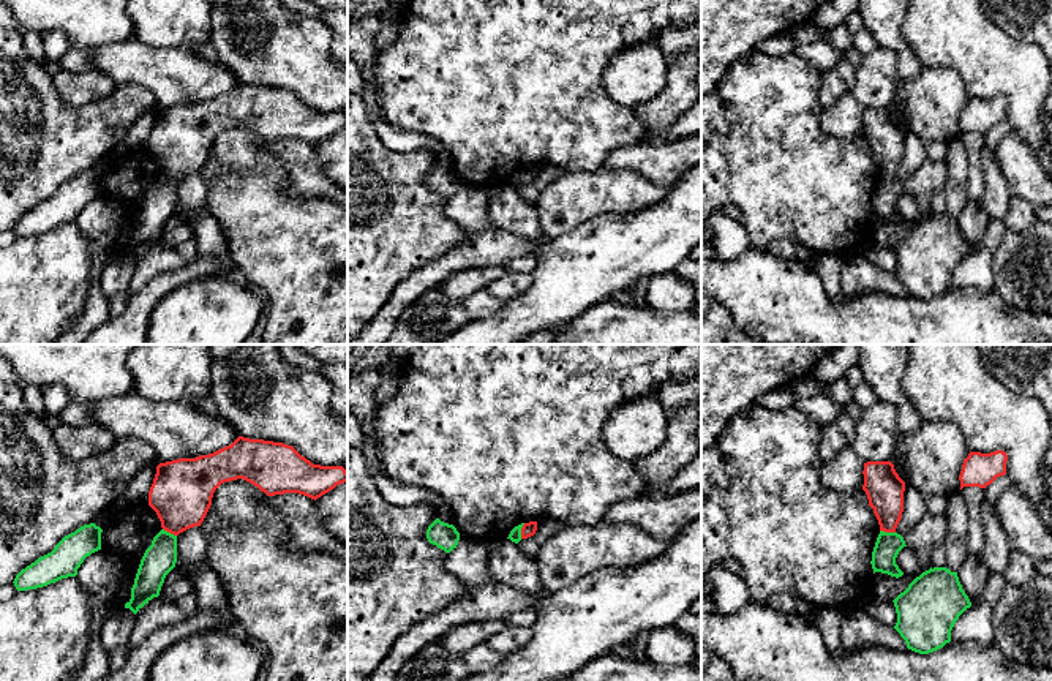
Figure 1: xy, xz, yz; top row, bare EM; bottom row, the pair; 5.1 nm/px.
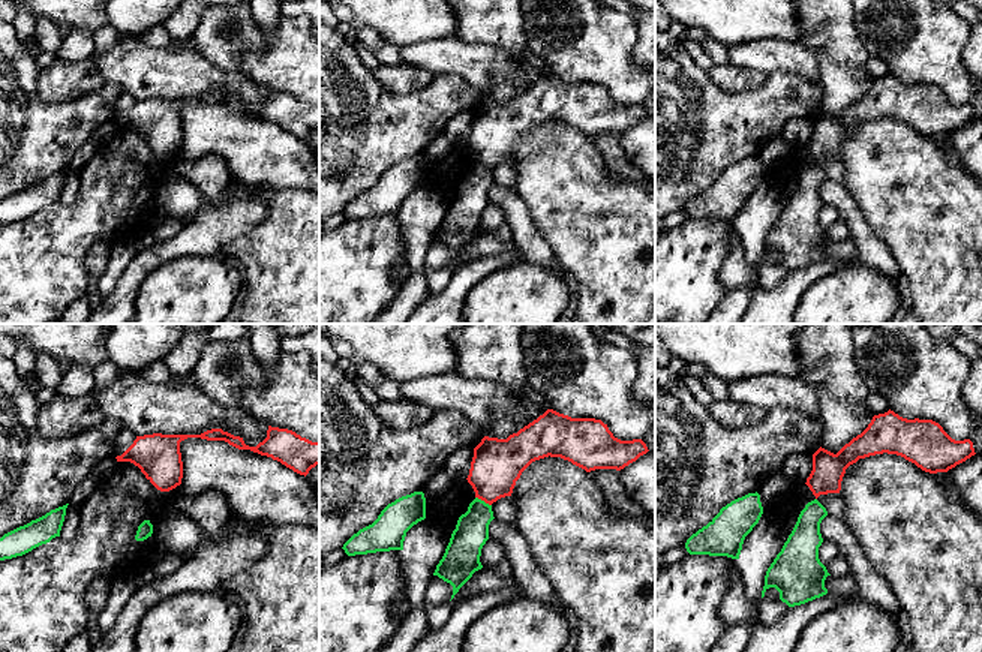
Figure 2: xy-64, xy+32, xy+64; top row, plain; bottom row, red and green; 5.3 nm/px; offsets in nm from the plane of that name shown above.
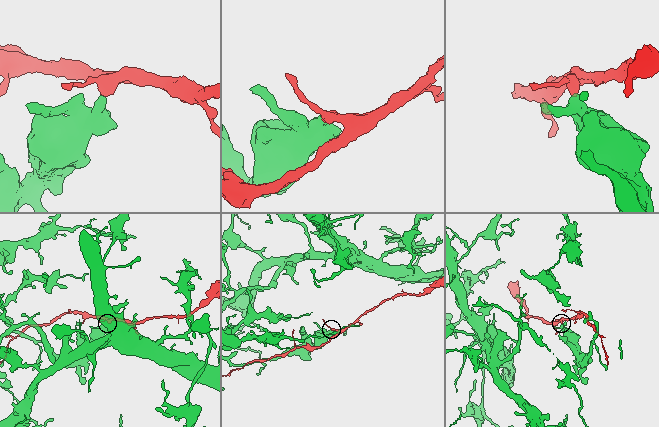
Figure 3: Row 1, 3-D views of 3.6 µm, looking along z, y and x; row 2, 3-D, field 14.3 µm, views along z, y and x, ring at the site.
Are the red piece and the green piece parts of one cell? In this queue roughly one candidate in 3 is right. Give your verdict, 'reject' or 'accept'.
reject

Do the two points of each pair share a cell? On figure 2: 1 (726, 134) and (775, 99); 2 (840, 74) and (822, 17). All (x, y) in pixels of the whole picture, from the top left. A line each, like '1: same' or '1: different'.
1: same
2: same

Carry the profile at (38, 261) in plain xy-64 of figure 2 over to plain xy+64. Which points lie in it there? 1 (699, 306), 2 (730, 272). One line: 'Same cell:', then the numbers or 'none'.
Same cell: 1

